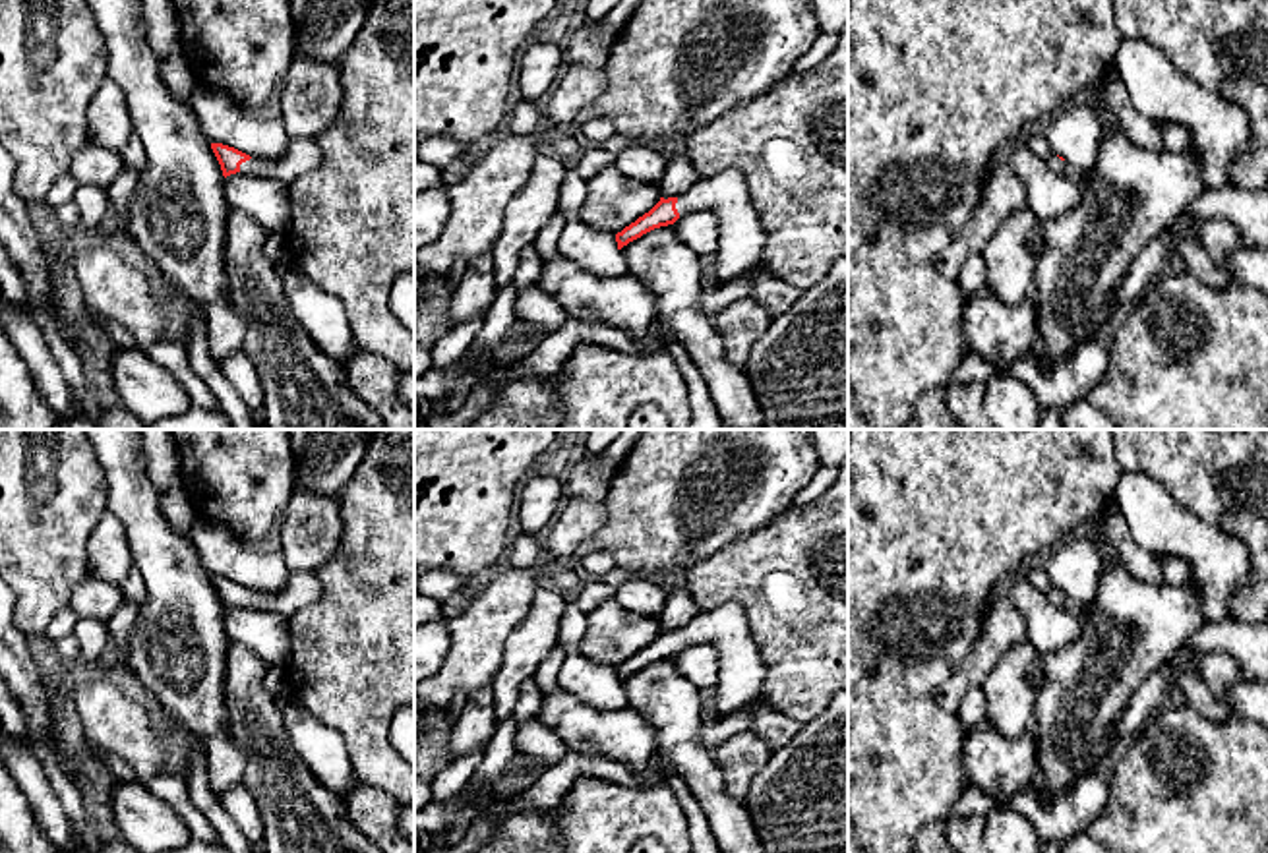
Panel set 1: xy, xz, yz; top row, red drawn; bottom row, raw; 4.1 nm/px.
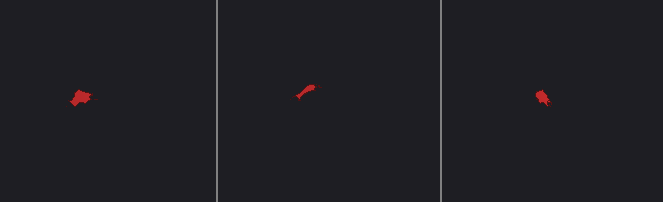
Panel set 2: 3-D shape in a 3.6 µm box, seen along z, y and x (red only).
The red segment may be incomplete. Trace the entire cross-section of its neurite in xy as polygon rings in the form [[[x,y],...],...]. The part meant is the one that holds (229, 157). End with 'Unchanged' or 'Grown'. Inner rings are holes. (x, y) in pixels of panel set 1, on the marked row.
[[[288,137],[285,153],[277,159],[256,159],[223,143],[211,143],[211,149],[225,178],[240,172],[277,178],[290,184],[317,168],[321,162],[321,151],[316,139],[310,137]]]. Grown

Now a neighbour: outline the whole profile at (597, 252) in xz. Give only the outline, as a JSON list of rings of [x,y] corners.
[[[575,168],[567,170],[558,211],[565,215],[559,236],[559,253],[573,259],[579,267],[600,279],[623,279],[627,265],[618,250],[614,234],[596,232],[579,219],[579,209],[587,195],[587,180]]]

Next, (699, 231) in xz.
[[[693,211],[679,217],[672,226],[697,257],[716,251],[718,221],[714,213]]]

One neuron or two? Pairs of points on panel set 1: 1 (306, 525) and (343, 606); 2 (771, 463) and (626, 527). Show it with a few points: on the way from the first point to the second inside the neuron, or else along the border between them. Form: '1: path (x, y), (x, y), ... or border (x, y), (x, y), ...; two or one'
1: border (341, 521), (339, 548), (314, 571); two
2: path (734, 463), (715, 463), (663, 513); one

